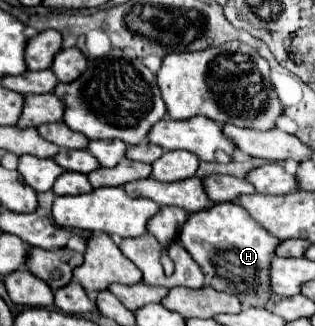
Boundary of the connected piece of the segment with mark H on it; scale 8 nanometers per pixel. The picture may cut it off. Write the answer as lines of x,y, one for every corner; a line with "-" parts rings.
218,203
206,211
192,213
180,229
178,243
200,265
202,273
216,291
238,295
244,307
264,307
270,291
270,261
280,243
260,227
244,207
236,203

